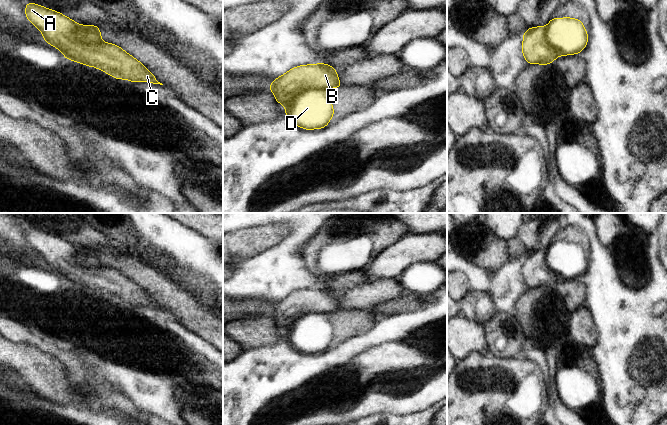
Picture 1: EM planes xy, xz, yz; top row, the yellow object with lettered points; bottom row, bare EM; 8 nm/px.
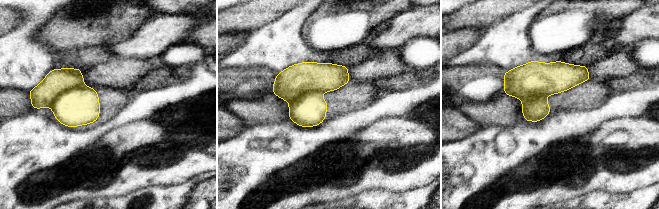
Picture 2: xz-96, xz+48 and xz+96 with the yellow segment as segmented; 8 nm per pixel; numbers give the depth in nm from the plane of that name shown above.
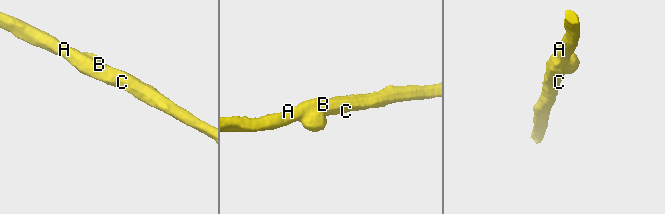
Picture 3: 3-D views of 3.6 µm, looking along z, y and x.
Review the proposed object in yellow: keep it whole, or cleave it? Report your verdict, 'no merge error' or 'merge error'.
merge error

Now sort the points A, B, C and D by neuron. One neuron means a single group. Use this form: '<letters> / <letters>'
A B C / D

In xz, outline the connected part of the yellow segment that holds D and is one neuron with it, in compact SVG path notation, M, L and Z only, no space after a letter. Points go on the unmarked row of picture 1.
M308 313L286 329L285 337L296 350L311 354L326 351L334 333L325 313Z

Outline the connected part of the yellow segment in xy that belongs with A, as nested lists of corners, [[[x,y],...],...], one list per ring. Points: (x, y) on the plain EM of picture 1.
[[[27,226],[27,243],[43,258],[46,267],[59,273],[63,280],[86,290],[93,290],[116,303],[160,308],[137,283],[112,267],[86,267],[77,259],[79,248],[60,236]]]

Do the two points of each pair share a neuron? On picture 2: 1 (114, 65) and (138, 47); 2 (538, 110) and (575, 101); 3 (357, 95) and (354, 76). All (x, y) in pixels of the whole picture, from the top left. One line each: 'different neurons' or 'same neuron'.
1: different neurons
2: same neuron
3: different neurons

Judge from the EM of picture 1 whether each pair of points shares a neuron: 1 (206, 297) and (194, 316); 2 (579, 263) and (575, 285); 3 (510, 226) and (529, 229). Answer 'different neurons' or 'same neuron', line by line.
1: different neurons
2: different neurons
3: different neurons

